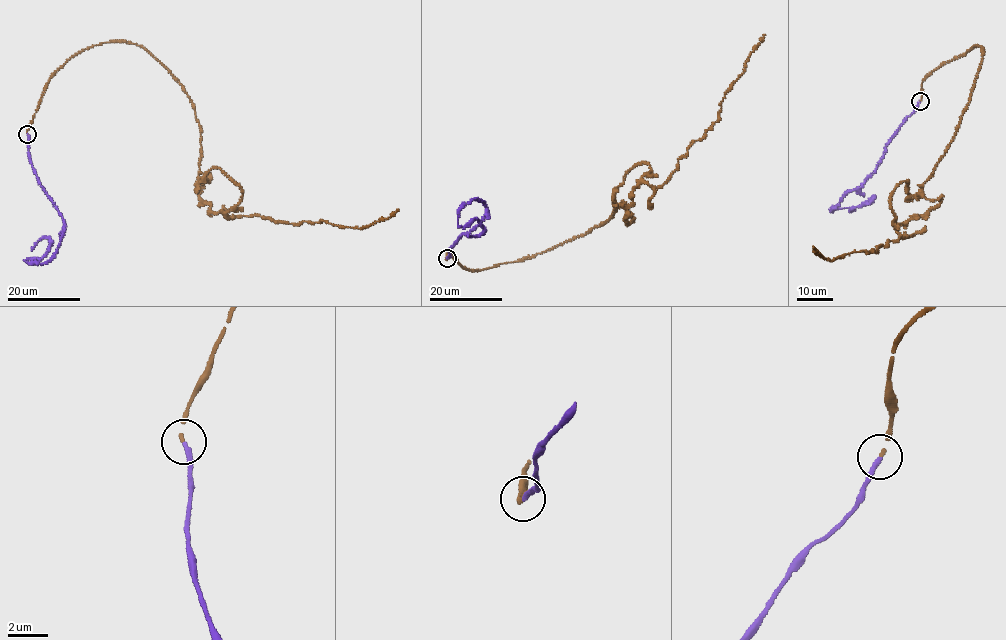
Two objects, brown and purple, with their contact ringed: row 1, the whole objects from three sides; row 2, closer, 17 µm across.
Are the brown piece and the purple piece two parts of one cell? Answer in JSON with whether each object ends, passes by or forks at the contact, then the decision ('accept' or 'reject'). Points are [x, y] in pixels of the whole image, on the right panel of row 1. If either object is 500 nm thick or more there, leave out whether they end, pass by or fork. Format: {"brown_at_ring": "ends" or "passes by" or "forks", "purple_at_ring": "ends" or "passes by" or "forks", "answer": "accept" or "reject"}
{"brown_at_ring": "ends", "purple_at_ring": "ends", "answer": "accept"}

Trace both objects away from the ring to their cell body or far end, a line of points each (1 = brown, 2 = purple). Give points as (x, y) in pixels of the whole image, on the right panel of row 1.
1: (920, 101), (923, 78), (984, 50), (932, 175), (897, 184), (907, 237), (813, 247)
2: (920, 101), (887, 145), (873, 171), (831, 210), (854, 210), (868, 203), (872, 196), (866, 204)

